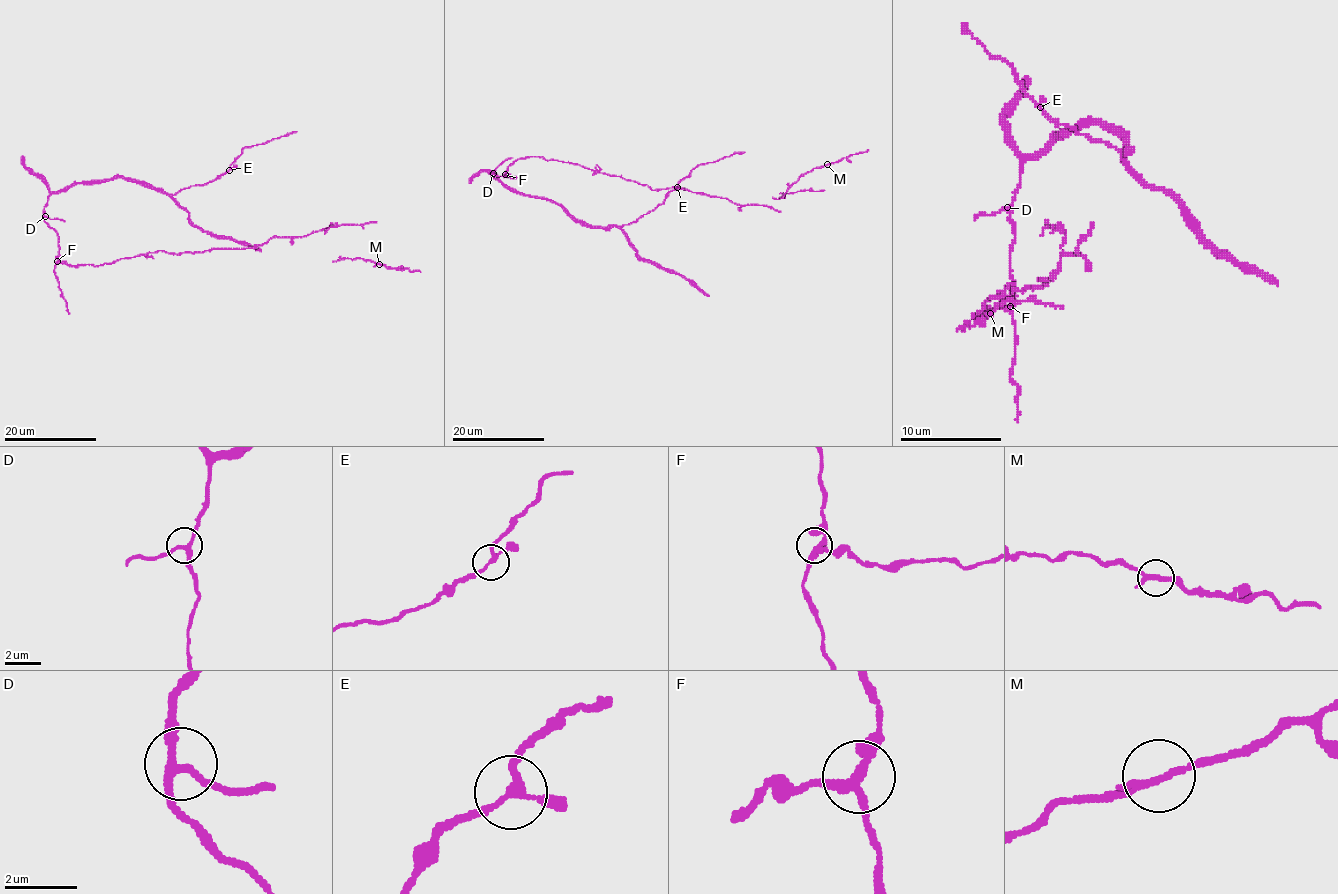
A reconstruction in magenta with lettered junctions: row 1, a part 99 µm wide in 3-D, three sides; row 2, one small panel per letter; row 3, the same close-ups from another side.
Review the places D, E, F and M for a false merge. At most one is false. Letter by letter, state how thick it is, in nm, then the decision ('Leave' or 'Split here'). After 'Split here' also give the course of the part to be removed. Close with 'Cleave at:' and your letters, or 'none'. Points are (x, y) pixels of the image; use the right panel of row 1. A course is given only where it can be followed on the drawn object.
D: Thickness 200 nm. Leave
E: Thickness 180 nm. Leave
F: Thickness 280 nm. Leave
M: Thickness 190 nm. Leave
Cleave at: none

